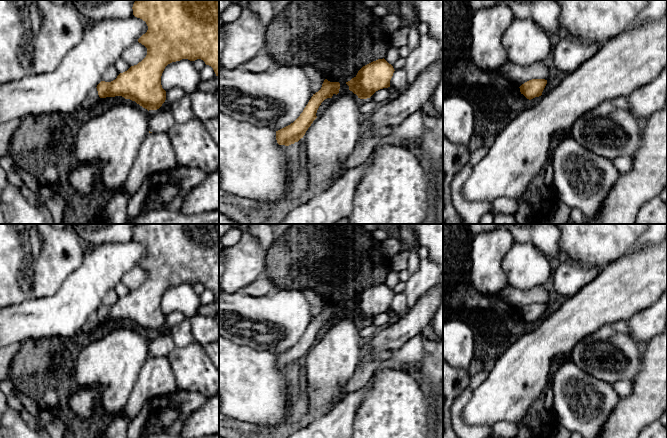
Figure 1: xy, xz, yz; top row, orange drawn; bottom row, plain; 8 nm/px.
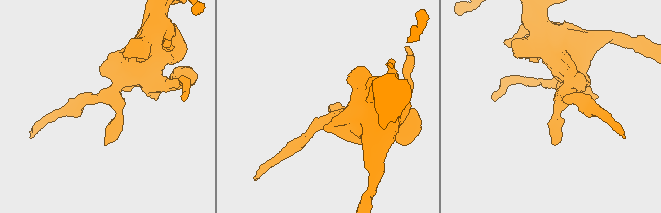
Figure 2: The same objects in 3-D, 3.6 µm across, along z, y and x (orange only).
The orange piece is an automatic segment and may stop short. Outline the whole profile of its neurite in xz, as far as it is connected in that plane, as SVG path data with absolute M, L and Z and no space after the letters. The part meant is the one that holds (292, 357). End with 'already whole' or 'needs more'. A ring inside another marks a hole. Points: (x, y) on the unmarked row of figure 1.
M324 304L321 313L313 318L300 340L290 349L276 355L276 364L279 369L289 370L298 366L305 359L308 352L317 342L316 337L321 327L338 318L339 306Z | already whole

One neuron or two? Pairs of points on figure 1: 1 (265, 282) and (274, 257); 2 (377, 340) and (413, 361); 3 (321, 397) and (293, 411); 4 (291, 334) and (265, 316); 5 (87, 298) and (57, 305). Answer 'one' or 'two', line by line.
1: two
2: two
3: two
4: one
5: one

